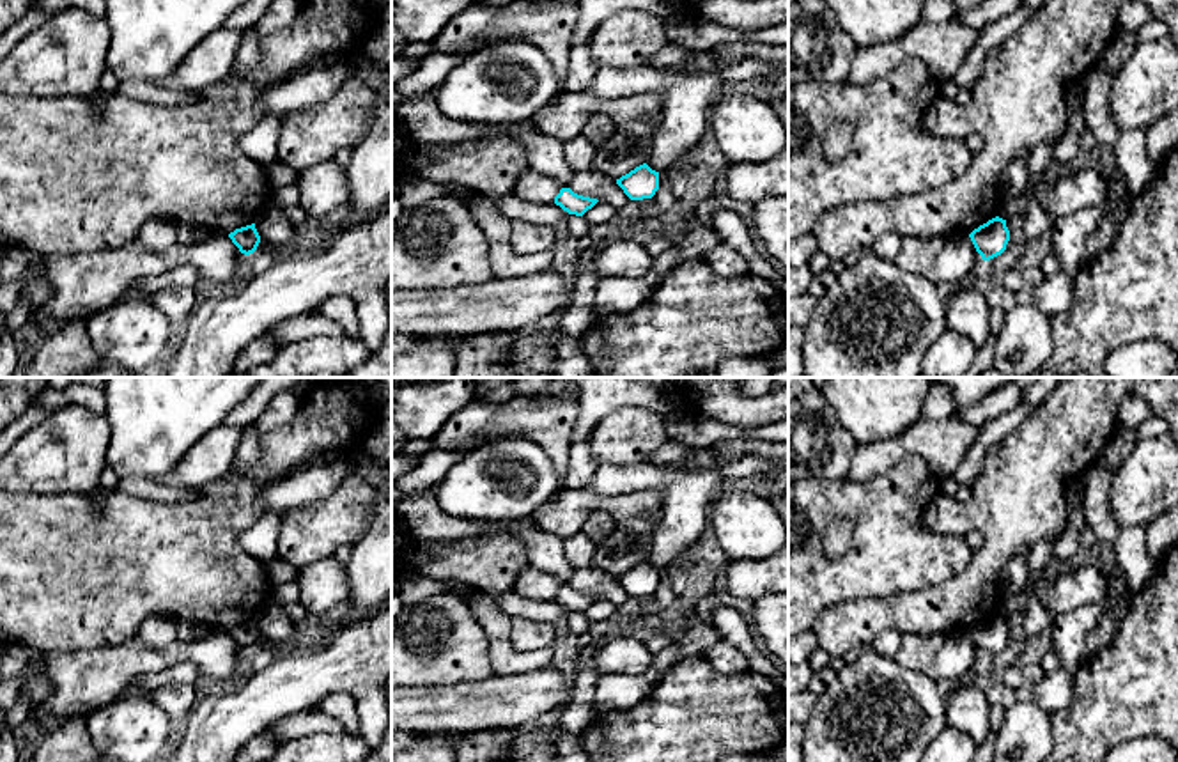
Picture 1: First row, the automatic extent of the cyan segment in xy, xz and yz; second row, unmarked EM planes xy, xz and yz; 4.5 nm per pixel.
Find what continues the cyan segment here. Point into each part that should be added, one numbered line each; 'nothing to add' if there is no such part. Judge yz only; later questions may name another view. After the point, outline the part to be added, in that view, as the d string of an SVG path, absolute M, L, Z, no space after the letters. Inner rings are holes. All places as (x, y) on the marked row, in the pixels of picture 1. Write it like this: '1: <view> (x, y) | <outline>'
nothing to add

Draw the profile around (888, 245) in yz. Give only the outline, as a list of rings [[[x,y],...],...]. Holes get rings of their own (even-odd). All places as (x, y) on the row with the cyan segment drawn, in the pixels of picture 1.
[[[895,232],[880,236],[873,245],[873,253],[882,259],[893,260],[902,245],[902,237]]]

